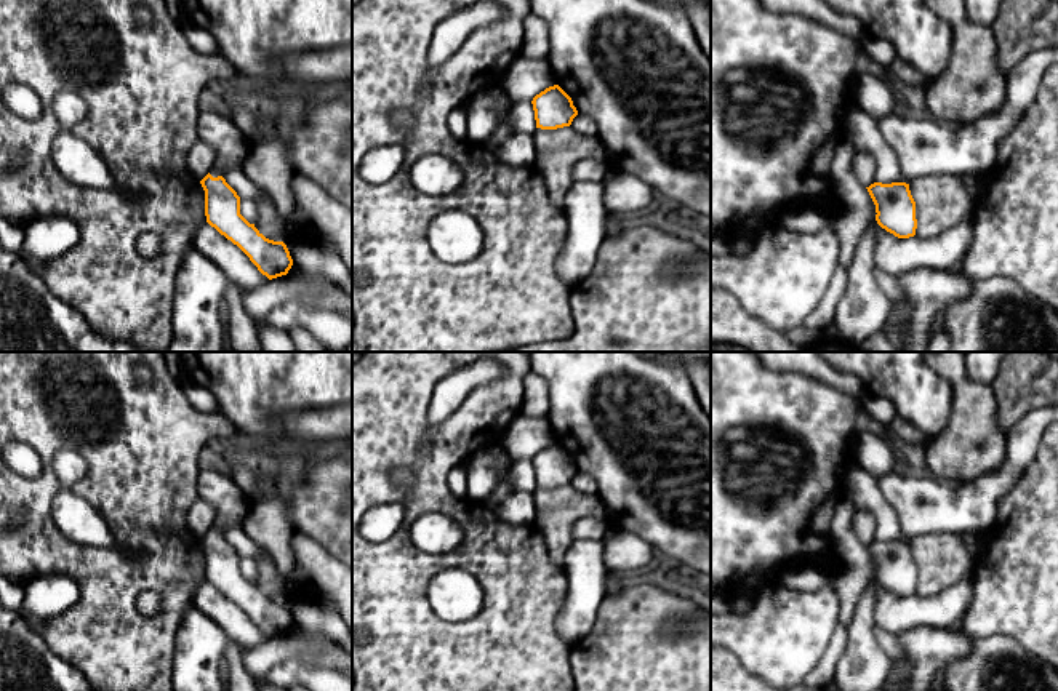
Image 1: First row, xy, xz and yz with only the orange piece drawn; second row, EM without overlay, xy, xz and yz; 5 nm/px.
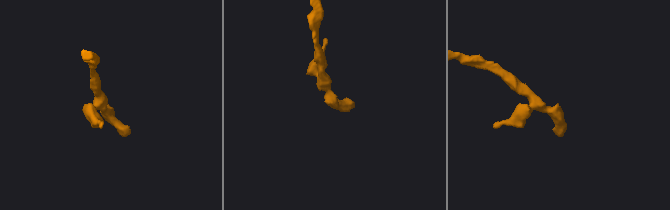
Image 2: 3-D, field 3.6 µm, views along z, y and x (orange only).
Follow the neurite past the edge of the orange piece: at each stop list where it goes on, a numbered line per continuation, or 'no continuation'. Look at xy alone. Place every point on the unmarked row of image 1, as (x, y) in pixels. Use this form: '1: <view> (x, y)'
1: xy (218, 488)

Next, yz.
1: yz (924, 506)

